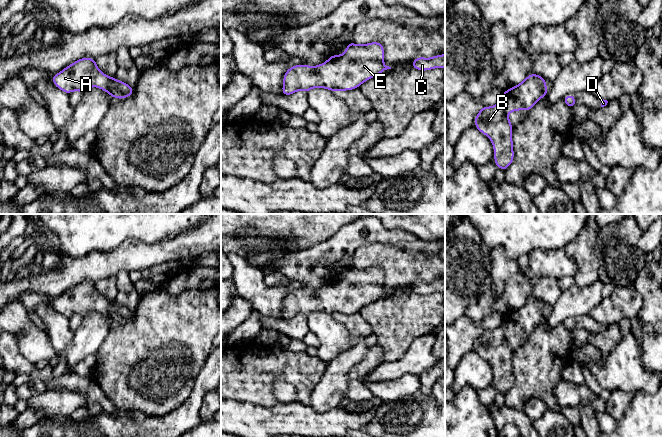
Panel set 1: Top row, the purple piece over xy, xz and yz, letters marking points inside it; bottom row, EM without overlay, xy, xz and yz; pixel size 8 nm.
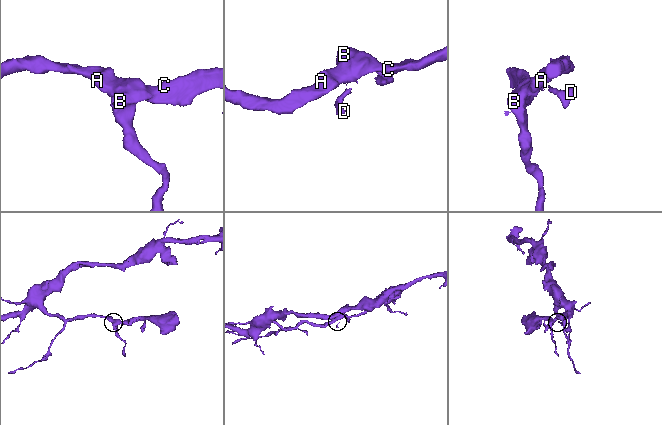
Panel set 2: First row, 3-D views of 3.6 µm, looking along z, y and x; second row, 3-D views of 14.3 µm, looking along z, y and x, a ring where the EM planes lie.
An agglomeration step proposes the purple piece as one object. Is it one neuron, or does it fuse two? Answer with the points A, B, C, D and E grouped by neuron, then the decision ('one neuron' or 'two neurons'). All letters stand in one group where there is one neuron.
A B C E / D; two neurons

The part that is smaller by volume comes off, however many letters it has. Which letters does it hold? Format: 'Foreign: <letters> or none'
Foreign: D

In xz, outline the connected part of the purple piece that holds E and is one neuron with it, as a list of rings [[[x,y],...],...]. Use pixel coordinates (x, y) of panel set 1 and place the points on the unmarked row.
[[[349,265],[342,279],[332,278],[320,289],[289,291],[283,300],[281,319],[290,320],[296,315],[308,317],[312,312],[354,314],[387,293],[391,291],[384,289],[382,267],[358,269]]]

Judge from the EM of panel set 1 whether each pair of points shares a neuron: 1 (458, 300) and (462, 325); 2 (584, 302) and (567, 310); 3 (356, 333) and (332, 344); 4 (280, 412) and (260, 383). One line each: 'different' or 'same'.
1: different
2: same
3: different
4: different

